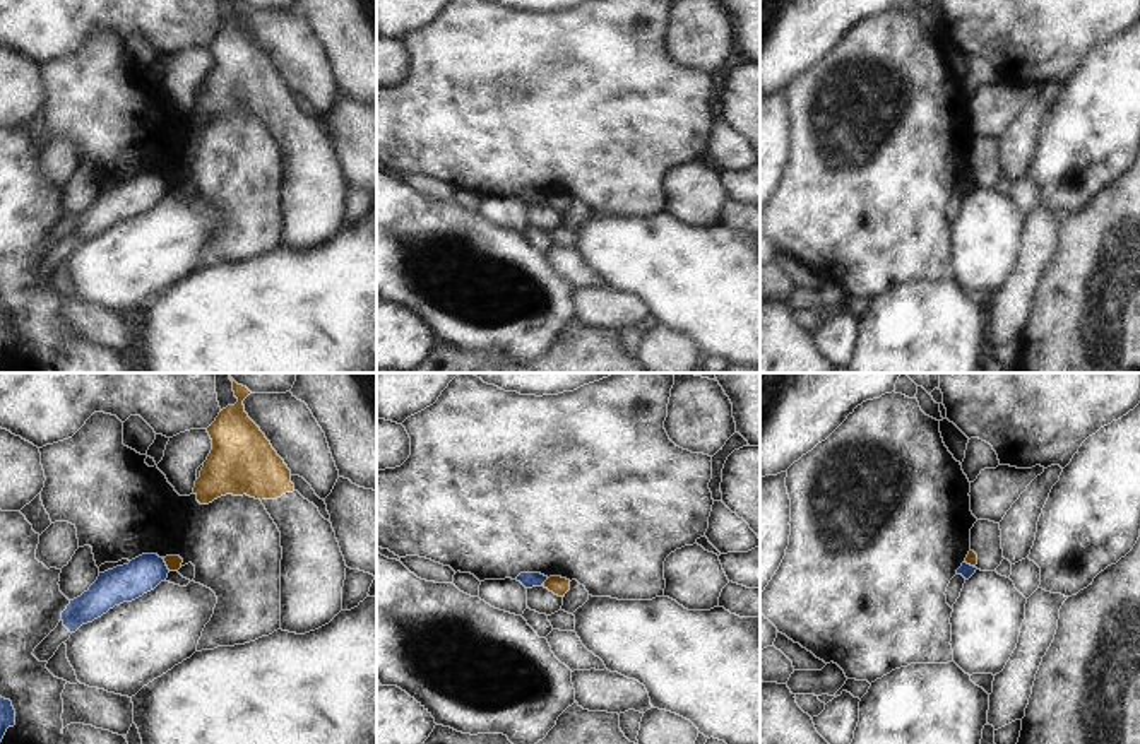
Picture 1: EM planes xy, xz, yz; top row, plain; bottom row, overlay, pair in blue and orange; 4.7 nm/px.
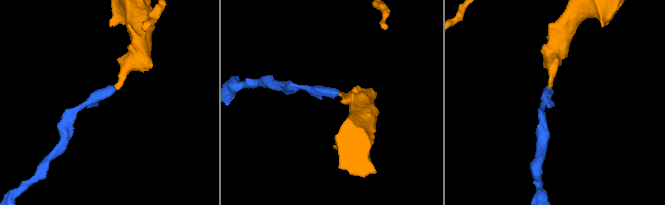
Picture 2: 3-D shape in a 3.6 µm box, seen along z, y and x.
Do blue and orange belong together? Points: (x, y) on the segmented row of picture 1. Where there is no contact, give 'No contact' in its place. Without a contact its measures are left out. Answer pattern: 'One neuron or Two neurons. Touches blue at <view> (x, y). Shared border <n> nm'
Two neurons. Touches blue at xy (165, 565). Shared border 80 nm.

